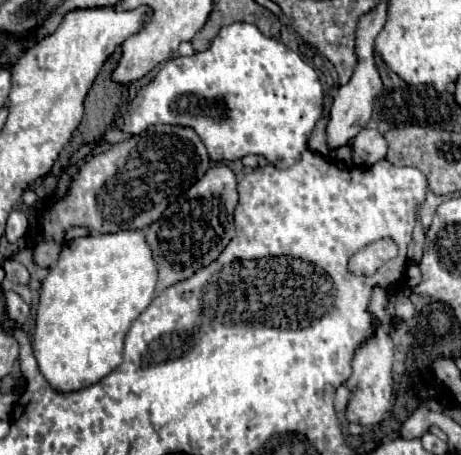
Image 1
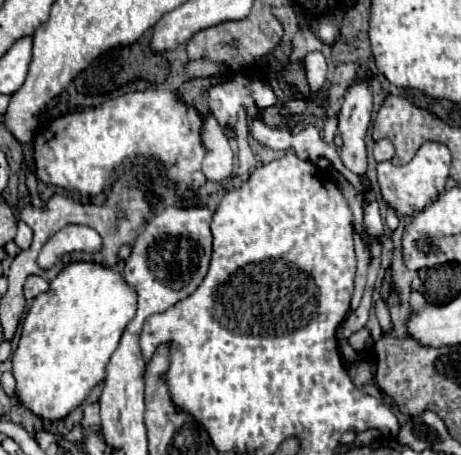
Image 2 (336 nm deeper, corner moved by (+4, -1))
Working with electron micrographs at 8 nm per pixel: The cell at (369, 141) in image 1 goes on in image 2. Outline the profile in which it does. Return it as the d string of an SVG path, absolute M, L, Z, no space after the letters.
M377 140L375 142L375 148L373 148L373 158L377 160L377 162L383 162L383 160L391 160L393 158L393 154L395 154L395 148L393 148L393 144L389 142L389 140Z

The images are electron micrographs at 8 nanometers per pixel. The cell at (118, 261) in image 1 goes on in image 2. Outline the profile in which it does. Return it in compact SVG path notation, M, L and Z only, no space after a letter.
M69 262L57 278L49 282L49 290L33 300L33 306L23 320L21 342L11 360L19 402L35 416L45 416L49 420L65 418L87 398L93 386L103 382L105 366L115 352L125 326L135 316L135 308L135 288L123 280L117 268L95 262Z

